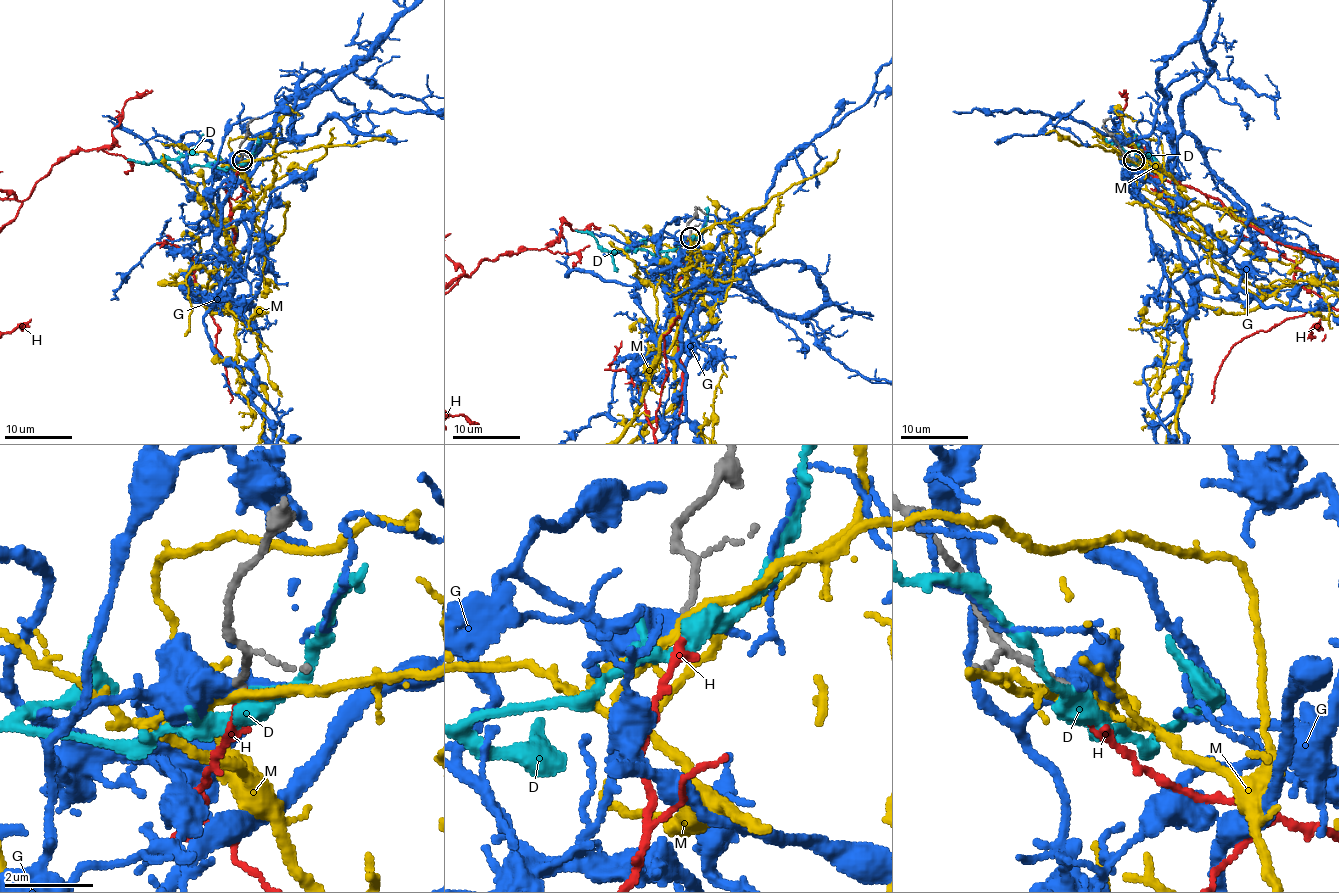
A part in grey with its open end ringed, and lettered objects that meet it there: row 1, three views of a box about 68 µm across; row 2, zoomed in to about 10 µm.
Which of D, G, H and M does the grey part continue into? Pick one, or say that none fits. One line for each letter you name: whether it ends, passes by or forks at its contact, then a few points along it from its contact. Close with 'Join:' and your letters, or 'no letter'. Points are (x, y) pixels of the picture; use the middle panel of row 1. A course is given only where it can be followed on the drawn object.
H: It ends there
Join: H

